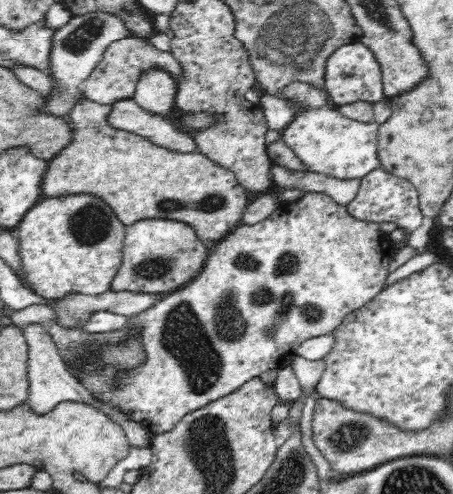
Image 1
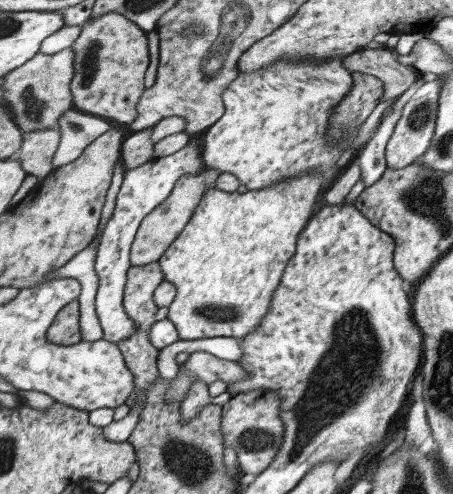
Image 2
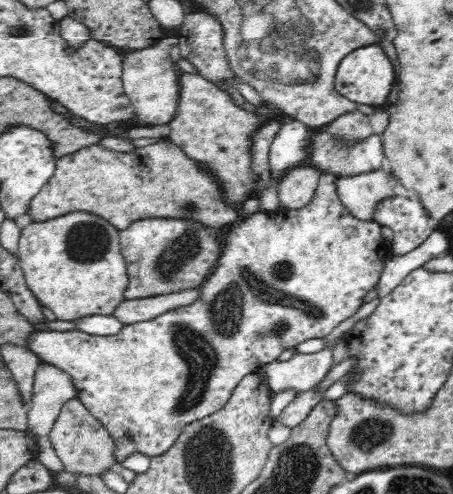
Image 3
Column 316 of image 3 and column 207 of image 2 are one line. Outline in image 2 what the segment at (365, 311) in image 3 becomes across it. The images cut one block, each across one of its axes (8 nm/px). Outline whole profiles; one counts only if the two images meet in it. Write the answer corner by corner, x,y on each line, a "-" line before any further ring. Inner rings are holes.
193,352
189,354
187,362
183,362
179,370
175,370
175,378
171,382
171,388
167,390
165,402
167,404
183,402
189,386
197,380
205,382
207,386
213,384
215,380
223,380
223,384
231,386
247,376
249,374
237,362
217,358
209,352

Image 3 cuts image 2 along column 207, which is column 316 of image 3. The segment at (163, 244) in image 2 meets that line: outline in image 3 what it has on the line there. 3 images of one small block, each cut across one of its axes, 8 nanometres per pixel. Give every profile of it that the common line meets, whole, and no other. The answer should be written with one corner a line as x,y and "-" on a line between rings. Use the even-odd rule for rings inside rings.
298,164
298,166
288,168
276,186
282,208
296,210
296,208
306,206
312,200
314,192
318,190
320,176
322,172
310,164
308,166

